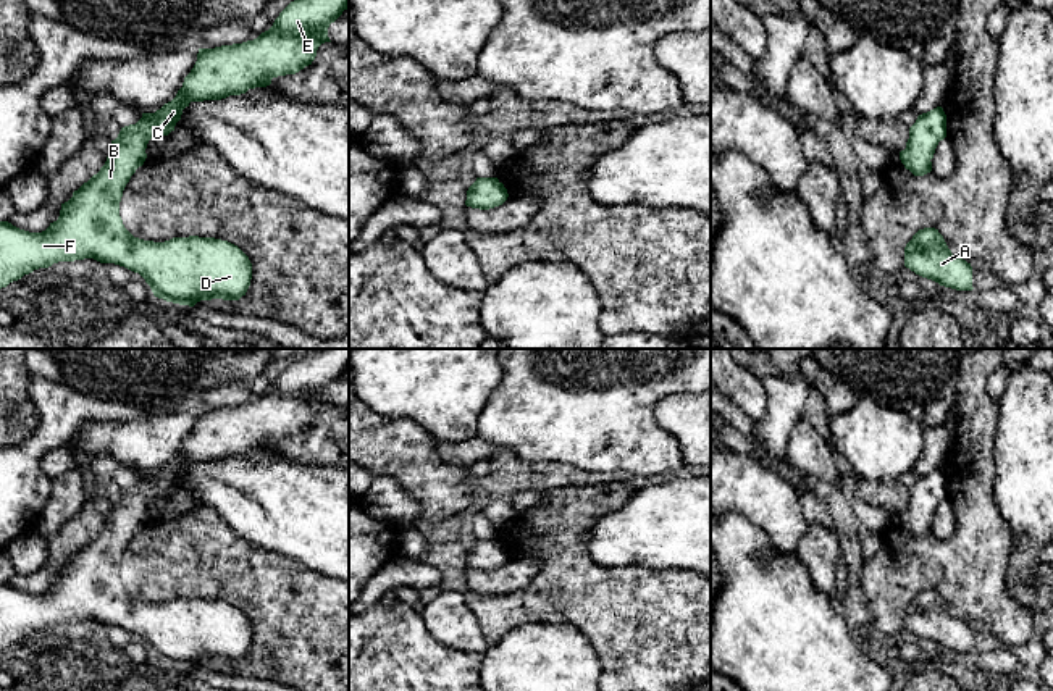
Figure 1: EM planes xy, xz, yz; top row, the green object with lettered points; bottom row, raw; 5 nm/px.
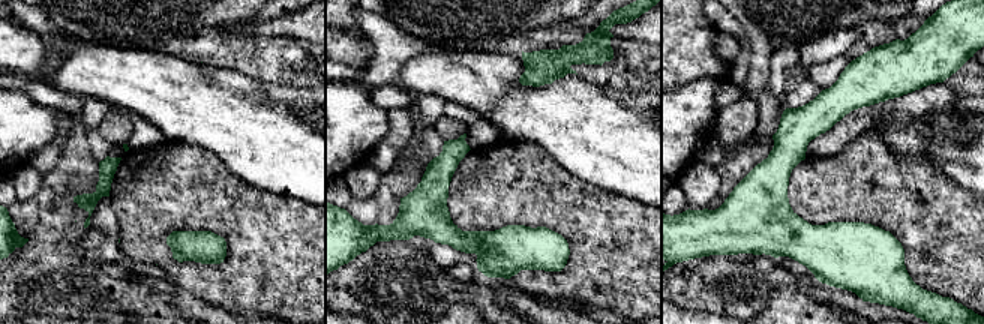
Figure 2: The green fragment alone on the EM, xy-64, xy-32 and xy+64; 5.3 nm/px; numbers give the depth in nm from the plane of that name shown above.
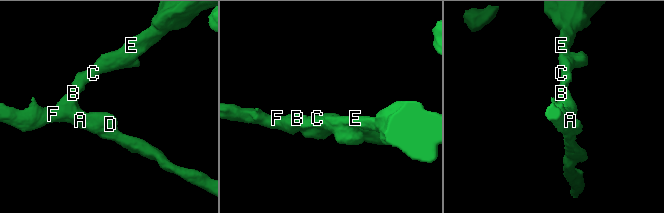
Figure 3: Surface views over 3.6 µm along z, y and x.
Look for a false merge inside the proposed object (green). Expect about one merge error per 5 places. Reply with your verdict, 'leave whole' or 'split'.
leave whole

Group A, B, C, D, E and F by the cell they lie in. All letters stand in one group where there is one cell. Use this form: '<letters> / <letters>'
A B C D E F

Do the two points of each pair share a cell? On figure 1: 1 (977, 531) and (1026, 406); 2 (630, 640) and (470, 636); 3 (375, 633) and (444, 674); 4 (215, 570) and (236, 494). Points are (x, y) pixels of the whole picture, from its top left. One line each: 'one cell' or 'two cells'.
1: two cells
2: two cells
3: one cell
4: two cells

